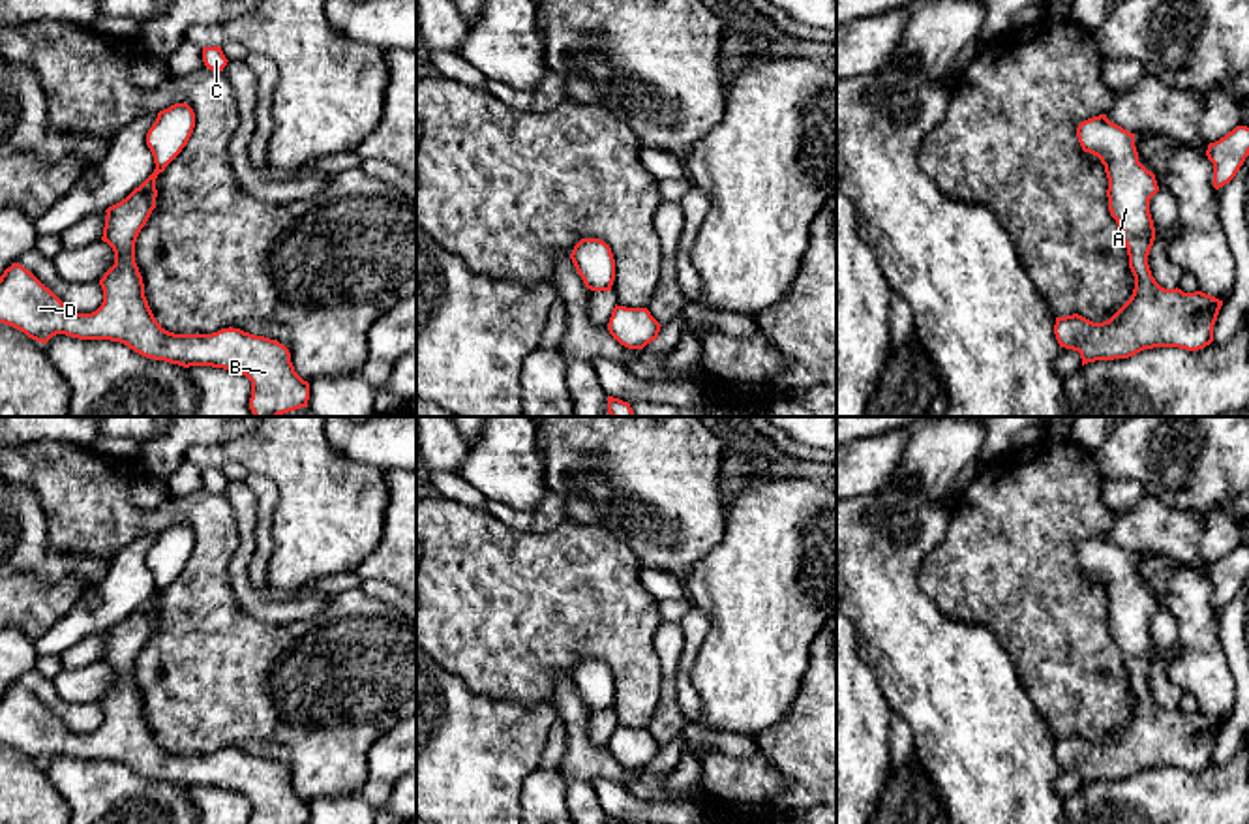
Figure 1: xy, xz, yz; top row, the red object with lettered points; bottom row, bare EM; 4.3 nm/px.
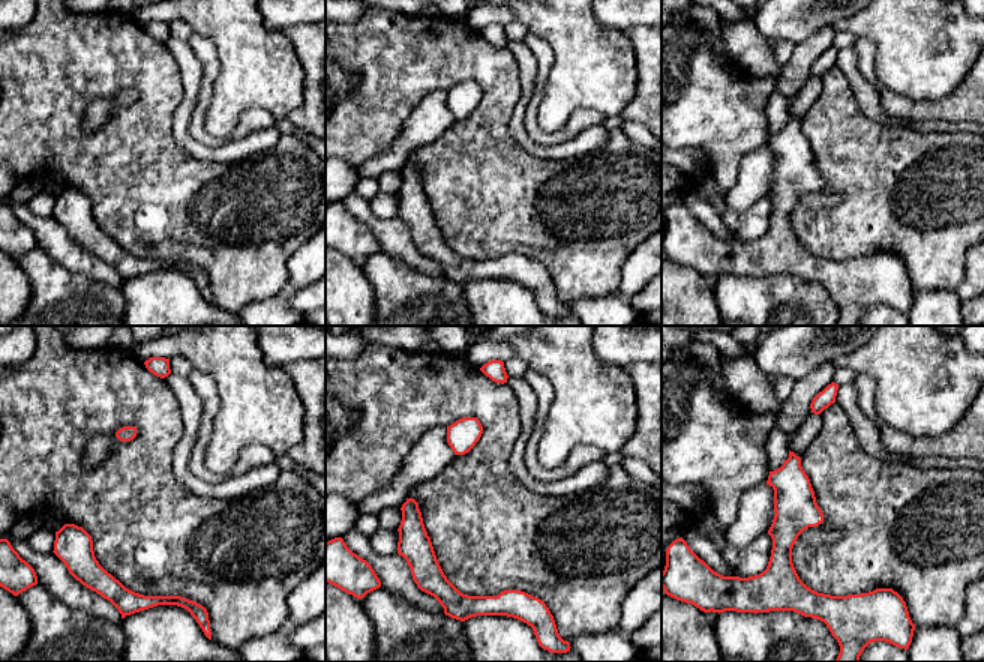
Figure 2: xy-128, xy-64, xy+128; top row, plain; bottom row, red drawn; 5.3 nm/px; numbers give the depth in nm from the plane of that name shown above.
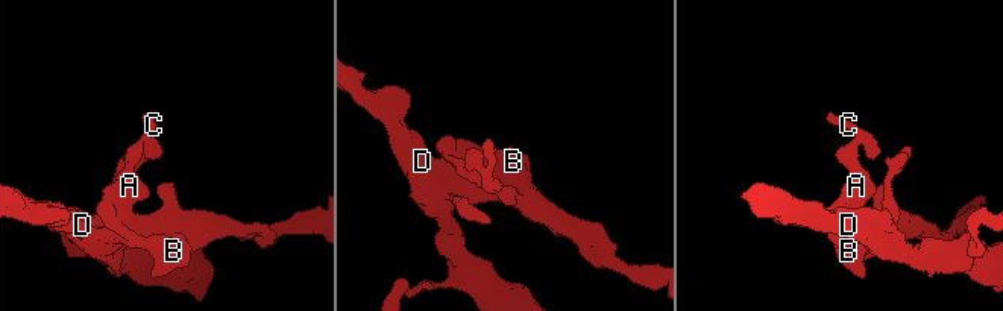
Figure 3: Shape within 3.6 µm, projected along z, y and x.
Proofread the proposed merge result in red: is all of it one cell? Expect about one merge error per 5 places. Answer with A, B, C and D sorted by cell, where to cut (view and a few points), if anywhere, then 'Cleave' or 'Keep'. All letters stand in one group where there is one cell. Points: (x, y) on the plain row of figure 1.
Groups: A B C D. No split. Keep

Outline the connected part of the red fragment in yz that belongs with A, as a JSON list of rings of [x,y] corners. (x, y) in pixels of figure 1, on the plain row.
[[[1106,535],[1078,544],[1084,572],[1101,580],[1108,599],[1108,631],[1116,640],[1135,696],[1131,719],[1103,743],[1078,734],[1056,738],[1060,768],[1080,773],[1082,786],[1095,781],[1129,779],[1144,770],[1204,770],[1223,721],[1202,711],[1165,710],[1151,696],[1148,676],[1155,661],[1150,619],[1159,612],[1155,595],[1138,582],[1135,554]]]

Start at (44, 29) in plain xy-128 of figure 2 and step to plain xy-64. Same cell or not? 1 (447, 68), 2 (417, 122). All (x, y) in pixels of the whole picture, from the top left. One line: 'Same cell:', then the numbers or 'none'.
Same cell: 1

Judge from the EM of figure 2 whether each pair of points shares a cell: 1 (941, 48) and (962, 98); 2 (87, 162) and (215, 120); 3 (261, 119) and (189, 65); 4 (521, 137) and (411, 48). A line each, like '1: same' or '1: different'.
1: different
2: different
3: different
4: different

